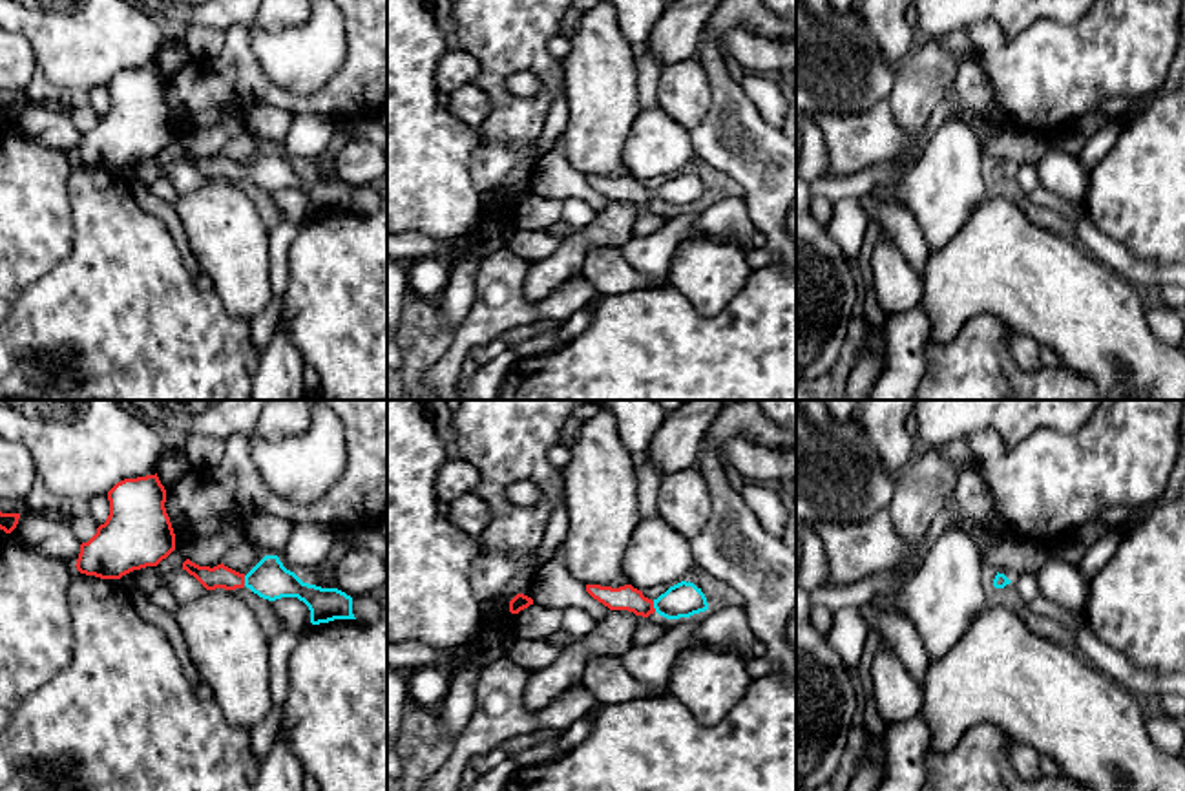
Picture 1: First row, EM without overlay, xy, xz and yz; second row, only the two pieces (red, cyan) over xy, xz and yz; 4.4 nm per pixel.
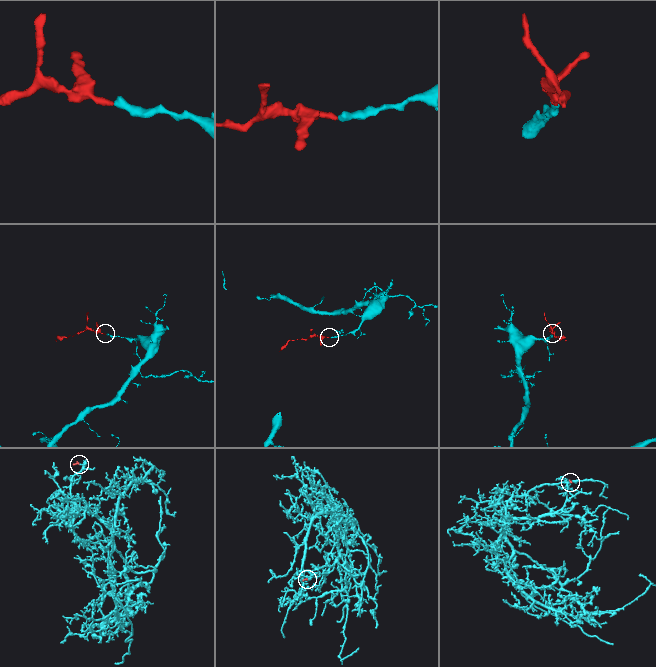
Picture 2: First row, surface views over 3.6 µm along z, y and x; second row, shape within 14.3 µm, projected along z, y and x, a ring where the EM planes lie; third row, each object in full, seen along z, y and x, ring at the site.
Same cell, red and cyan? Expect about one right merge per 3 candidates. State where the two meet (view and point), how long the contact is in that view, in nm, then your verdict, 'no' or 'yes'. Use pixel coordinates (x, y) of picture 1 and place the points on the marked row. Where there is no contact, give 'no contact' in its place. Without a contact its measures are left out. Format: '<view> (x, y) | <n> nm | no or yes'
xy (243, 581) | 50 nm | yes

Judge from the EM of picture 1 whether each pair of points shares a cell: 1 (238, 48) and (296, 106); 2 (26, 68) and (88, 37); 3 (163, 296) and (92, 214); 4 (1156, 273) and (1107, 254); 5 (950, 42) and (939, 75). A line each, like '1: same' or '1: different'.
1: same
2: different
3: same
4: same
5: different

